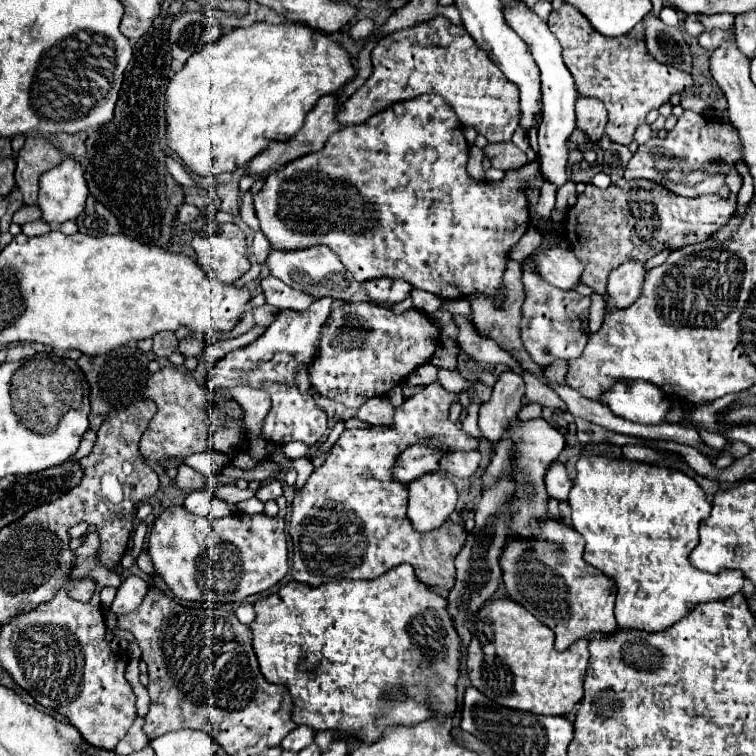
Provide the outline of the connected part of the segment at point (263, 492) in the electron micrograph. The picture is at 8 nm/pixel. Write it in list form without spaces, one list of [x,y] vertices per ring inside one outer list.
[[[273,480],[273,482],[265,484],[265,486],[261,486],[255,494],[257,494],[257,498],[261,502],[265,502],[265,500],[277,500],[283,494],[283,484],[279,480]]]

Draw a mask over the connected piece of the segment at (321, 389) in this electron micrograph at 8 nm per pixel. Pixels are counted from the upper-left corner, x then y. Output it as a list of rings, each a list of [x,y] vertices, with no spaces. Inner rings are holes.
[[[343,302],[341,306],[331,310],[331,316],[321,328],[319,356],[315,356],[309,368],[309,380],[319,394],[341,402],[351,410],[357,410],[367,398],[387,394],[395,384],[403,382],[415,368],[425,364],[433,356],[437,340],[439,328],[431,322],[427,314],[415,308],[403,314],[393,314],[391,308],[379,306],[375,302]]]

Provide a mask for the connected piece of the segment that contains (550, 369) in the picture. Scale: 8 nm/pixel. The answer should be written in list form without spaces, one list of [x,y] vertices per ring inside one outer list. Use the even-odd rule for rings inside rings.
[[[557,360],[557,362],[543,368],[543,378],[547,382],[565,384],[565,374],[567,374],[567,360]]]

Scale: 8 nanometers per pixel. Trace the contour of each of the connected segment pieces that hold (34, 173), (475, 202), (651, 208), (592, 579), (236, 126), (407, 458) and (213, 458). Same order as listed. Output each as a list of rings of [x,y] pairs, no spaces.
[[[41,136],[27,138],[23,148],[19,150],[15,162],[15,182],[19,190],[23,192],[25,204],[37,202],[39,192],[39,176],[51,168],[55,168],[63,160],[63,154],[57,150],[57,146]]]
[[[419,96],[411,100],[397,102],[389,106],[387,110],[379,112],[377,116],[371,116],[367,122],[357,124],[357,126],[345,126],[331,134],[323,150],[311,152],[307,156],[301,156],[299,160],[293,160],[291,164],[285,164],[283,168],[271,170],[267,174],[267,180],[263,184],[263,190],[253,198],[257,218],[261,222],[263,234],[269,238],[273,248],[279,250],[299,250],[307,246],[317,246],[317,244],[327,244],[333,252],[339,254],[341,262],[345,268],[355,276],[357,282],[365,282],[371,278],[401,278],[409,282],[415,288],[427,290],[437,294],[439,298],[463,298],[467,294],[483,292],[489,296],[497,296],[497,290],[501,286],[501,276],[505,270],[505,262],[509,258],[509,250],[519,242],[519,238],[527,232],[529,228],[529,206],[527,206],[527,182],[533,178],[539,178],[539,158],[533,162],[527,162],[523,168],[515,168],[513,172],[505,172],[503,180],[499,182],[479,182],[473,180],[467,174],[467,158],[469,158],[469,144],[463,136],[463,126],[459,124],[455,112],[451,106],[441,96]]]
[[[611,184],[605,190],[587,186],[583,194],[577,196],[575,206],[565,212],[563,230],[565,238],[575,250],[575,256],[583,262],[581,284],[589,286],[593,292],[607,292],[607,276],[619,264],[637,258],[649,260],[659,254],[663,248],[683,248],[687,244],[703,242],[713,234],[737,208],[737,196],[697,196],[683,198],[665,188],[645,190],[645,188],[627,188]]]
[[[551,516],[539,520],[539,530],[541,538],[511,538],[503,548],[499,564],[503,570],[503,584],[509,598],[519,602],[533,616],[539,616],[539,620],[555,632],[557,650],[569,648],[579,638],[591,638],[593,632],[613,632],[617,626],[613,616],[615,582],[583,560],[583,536],[579,536],[579,532],[575,532],[575,528],[571,528],[563,520]]]
[[[255,22],[247,28],[235,28],[221,36],[215,44],[207,44],[195,52],[167,86],[167,144],[181,160],[199,176],[219,176],[243,168],[255,154],[263,152],[263,140],[287,140],[295,136],[307,112],[321,96],[339,94],[355,78],[355,68],[347,50],[331,40],[327,32],[319,32],[301,22]]]
[[[429,444],[407,446],[399,454],[399,460],[395,460],[395,480],[407,484],[417,476],[423,476],[427,472],[437,472],[441,456],[443,452],[431,448]]]
[[[199,452],[199,454],[193,454],[187,458],[187,466],[191,466],[193,470],[197,470],[209,478],[219,476],[221,468],[227,464],[231,464],[231,458],[221,452]]]

